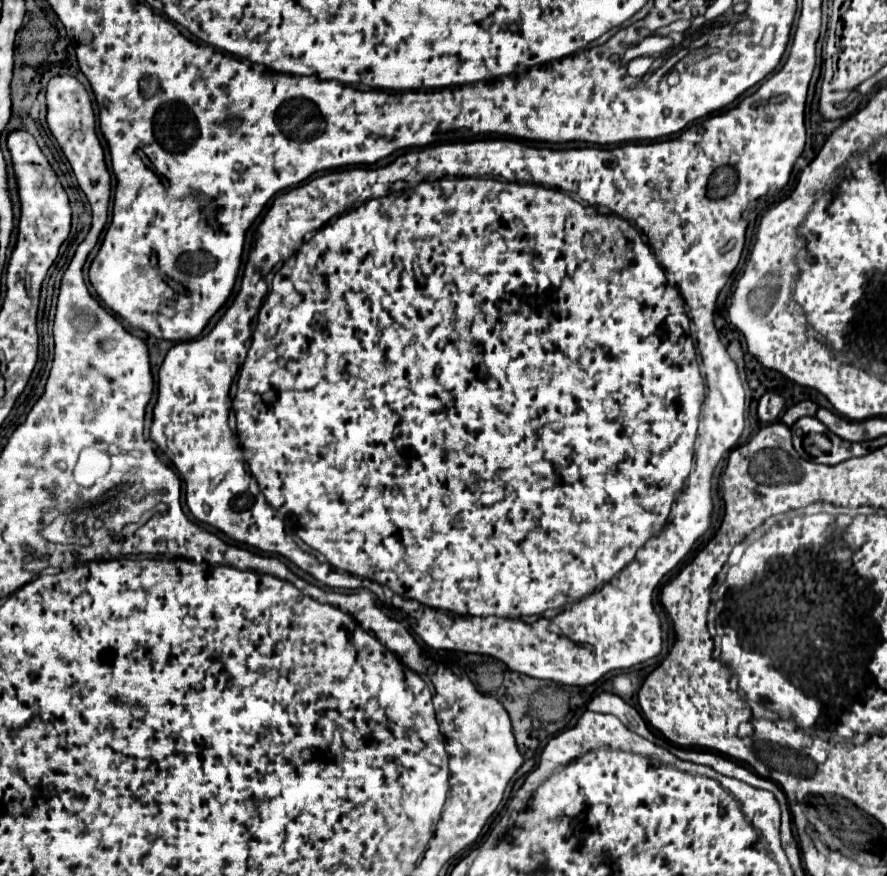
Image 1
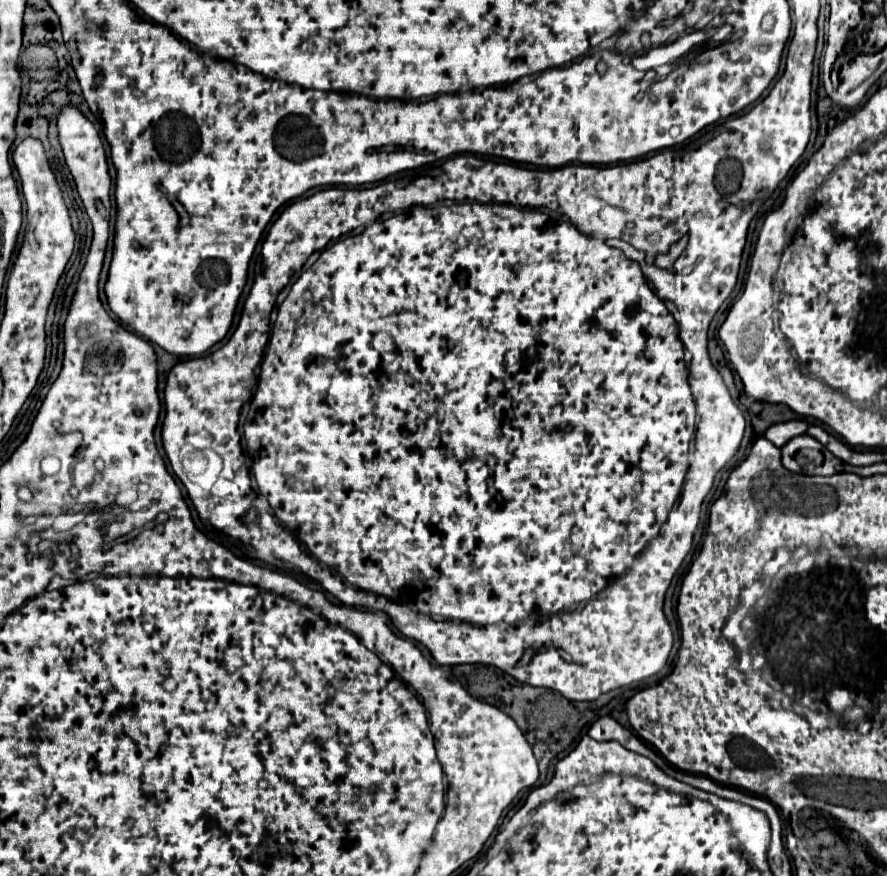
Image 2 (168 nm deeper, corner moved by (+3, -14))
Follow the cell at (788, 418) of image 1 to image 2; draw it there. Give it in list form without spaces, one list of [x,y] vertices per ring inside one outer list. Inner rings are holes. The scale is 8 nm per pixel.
[[[789,420],[789,422],[773,424],[771,428],[767,428],[767,432],[763,436],[769,442],[773,442],[777,448],[781,448],[791,438],[795,438],[799,434],[805,434],[805,430],[807,430],[807,422],[803,422],[803,420]]]

